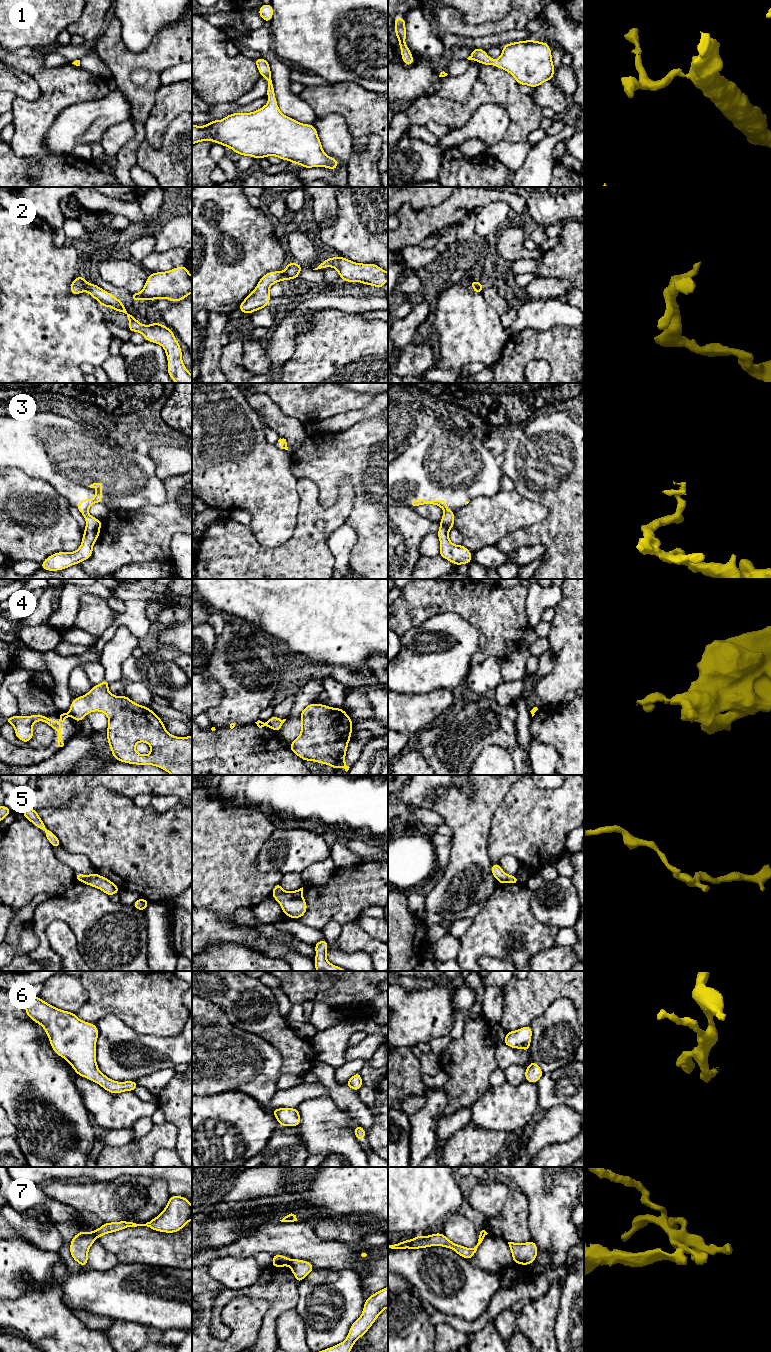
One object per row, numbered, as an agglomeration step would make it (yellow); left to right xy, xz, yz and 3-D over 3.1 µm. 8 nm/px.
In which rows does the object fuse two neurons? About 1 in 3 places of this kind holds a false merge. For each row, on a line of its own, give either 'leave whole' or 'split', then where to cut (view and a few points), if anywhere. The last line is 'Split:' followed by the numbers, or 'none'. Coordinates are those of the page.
1: leave whole | no cut
2: leave whole | no cut
3: leave whole | no cut
4: split | xy (68, 713), (70, 715)
5: leave whole | no cut
6: leave whole | no cut
7: split | xy (92, 1232), (96, 1237)
Split: 4, 7

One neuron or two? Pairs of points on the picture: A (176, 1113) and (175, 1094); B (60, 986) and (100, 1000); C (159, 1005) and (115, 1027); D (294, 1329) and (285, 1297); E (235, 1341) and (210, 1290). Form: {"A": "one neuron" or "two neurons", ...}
{"A": "one neuron", "B": "two neurons", "C": "two neurons", "D": "two neurons", "E": "one neuron"}

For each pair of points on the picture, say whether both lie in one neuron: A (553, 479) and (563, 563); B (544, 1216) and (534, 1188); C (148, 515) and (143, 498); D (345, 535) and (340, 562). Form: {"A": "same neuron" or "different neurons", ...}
{"A": "same neuron", "B": "same neuron", "C": "different neurons", "D": "same neuron"}

